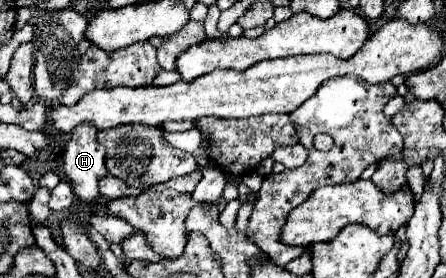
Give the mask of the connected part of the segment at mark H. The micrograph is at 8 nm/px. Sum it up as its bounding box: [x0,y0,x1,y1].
[63,125,107,201]

